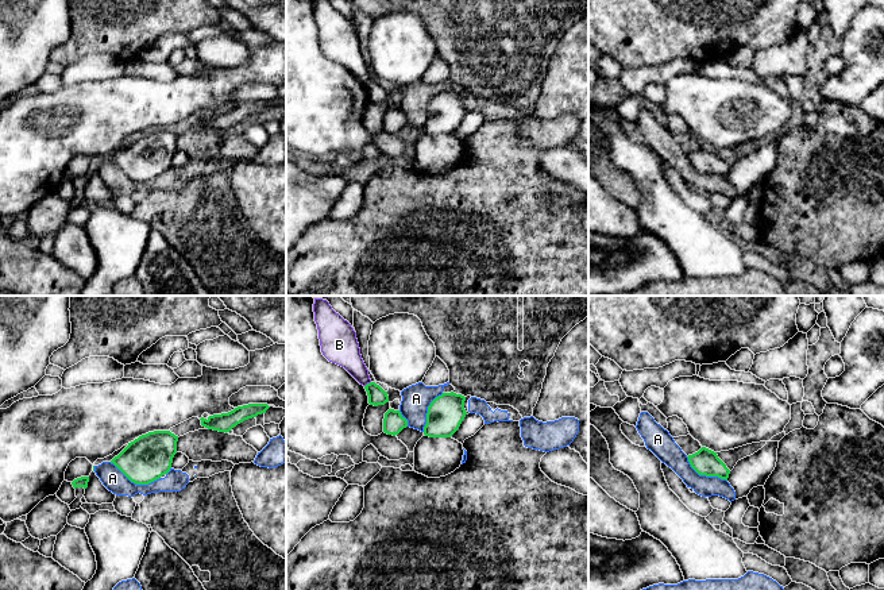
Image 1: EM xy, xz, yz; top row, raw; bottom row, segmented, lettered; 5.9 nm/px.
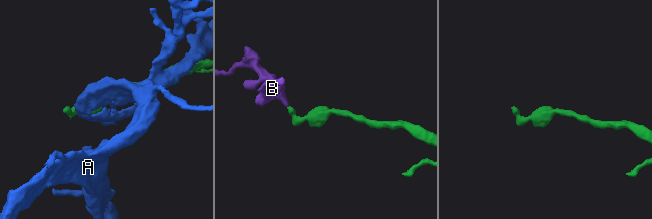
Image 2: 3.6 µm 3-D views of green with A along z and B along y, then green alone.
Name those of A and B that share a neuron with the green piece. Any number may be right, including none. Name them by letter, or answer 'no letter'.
no letter

